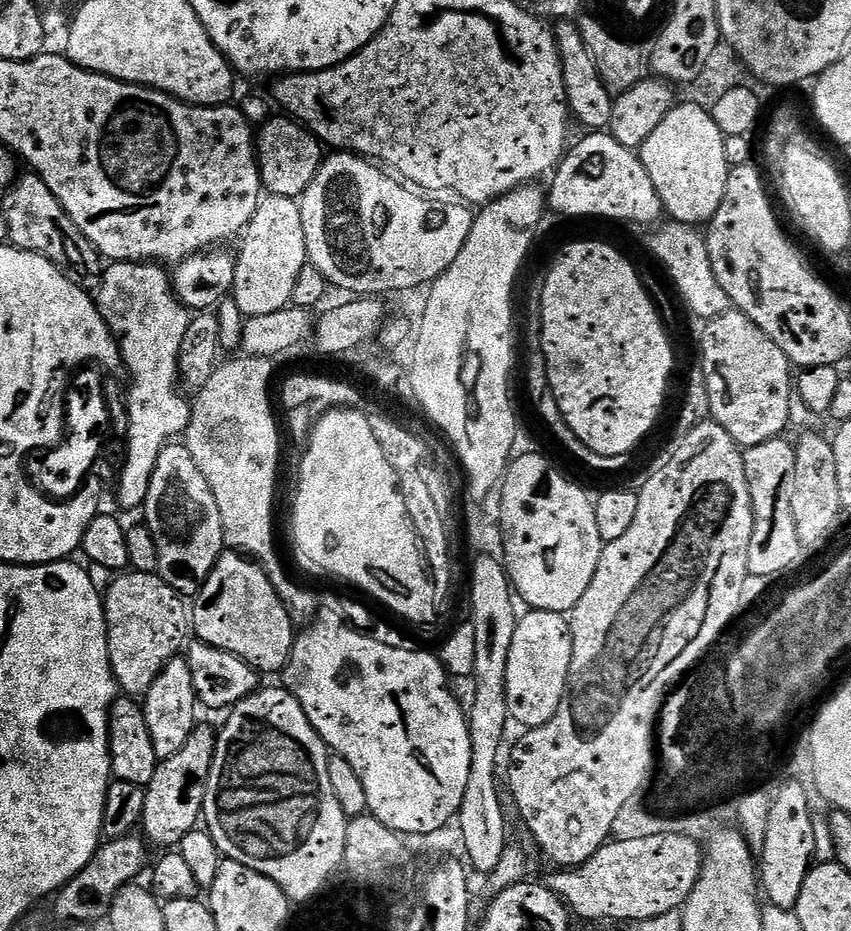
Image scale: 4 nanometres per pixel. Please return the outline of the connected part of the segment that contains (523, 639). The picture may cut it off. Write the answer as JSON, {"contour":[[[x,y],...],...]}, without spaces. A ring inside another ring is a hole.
{"contour":[[[535,610],[525,613],[517,619],[510,658],[506,658],[506,702],[509,717],[527,730],[550,722],[568,690],[572,635],[565,613]]]}

